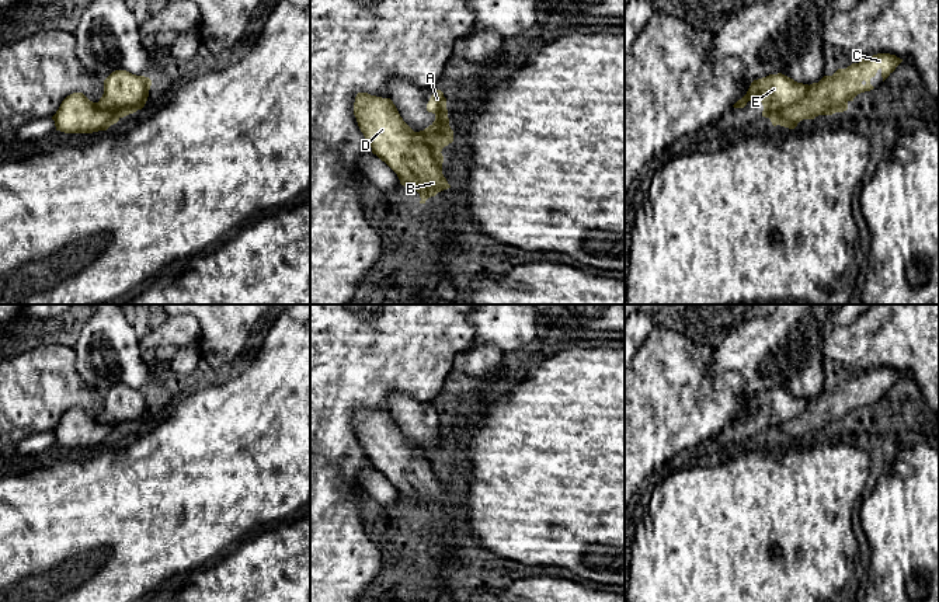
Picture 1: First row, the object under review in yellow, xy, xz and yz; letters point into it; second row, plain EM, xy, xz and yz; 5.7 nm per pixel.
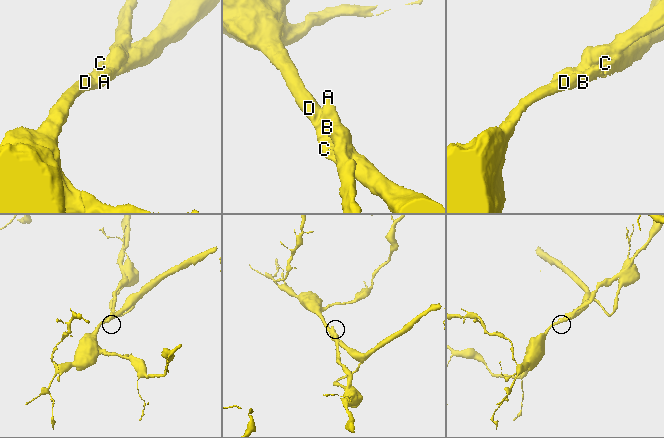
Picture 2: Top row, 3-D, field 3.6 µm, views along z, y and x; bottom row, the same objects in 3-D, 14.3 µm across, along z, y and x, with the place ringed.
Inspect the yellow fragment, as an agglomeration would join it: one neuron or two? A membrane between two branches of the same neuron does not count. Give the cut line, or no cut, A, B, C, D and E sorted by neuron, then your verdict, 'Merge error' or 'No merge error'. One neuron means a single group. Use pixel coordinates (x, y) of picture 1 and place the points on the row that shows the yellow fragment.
Split along yz (809, 86), (789, 108), (768, 117). Groups: A E / B C D. Merge error

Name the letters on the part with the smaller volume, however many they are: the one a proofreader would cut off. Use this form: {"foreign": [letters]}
{"foreign": ["A", "E"]}

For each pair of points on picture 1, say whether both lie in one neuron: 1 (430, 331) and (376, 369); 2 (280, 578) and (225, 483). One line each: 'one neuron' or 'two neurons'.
1: one neuron
2: two neurons

